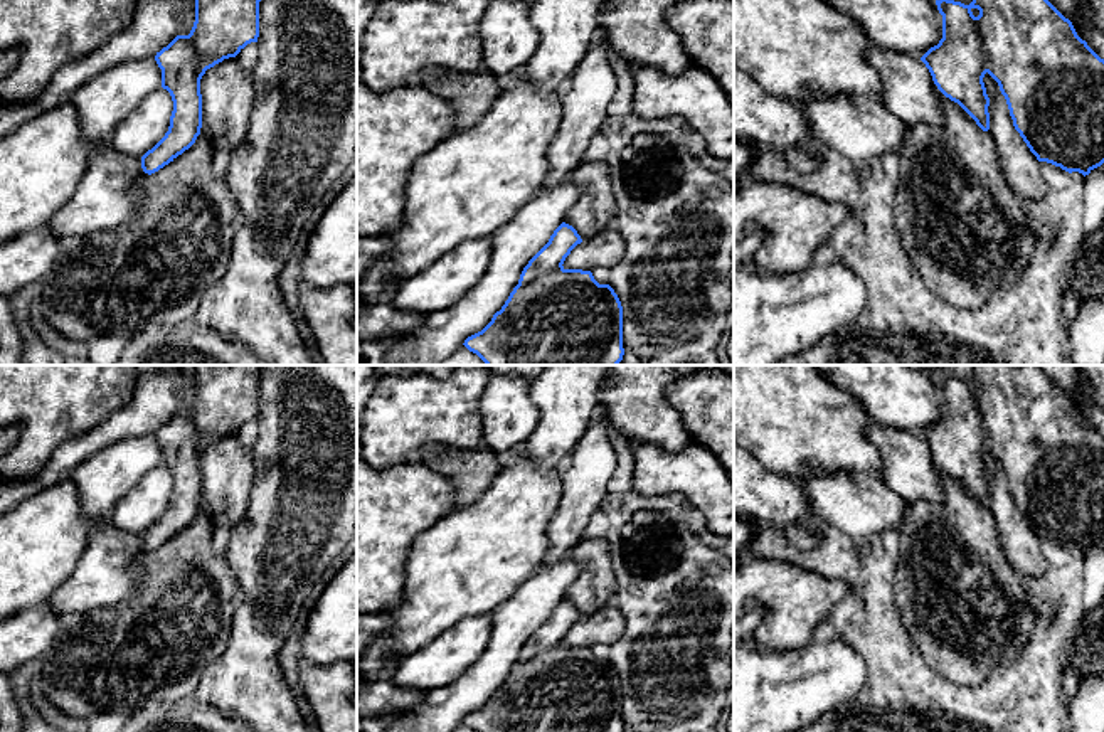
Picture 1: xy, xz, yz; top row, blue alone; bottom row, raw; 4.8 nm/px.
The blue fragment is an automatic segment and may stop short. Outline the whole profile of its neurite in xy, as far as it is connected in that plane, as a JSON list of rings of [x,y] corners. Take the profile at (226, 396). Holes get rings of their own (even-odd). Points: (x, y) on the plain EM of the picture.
[[[195,365],[190,411],[177,412],[155,432],[173,488],[165,513],[141,533],[145,550],[158,549],[195,520],[202,505],[200,456],[207,446],[257,419],[261,377],[257,365]]]

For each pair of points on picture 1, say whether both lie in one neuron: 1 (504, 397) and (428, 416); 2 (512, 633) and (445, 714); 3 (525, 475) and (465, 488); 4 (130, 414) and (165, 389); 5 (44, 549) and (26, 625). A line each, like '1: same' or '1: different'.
1: same
2: same
3: different
4: same
5: different

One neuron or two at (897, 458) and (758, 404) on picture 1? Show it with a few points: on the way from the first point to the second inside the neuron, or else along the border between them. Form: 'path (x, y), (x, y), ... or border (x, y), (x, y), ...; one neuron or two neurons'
border (869, 423), (877, 475), (891, 488); two neurons

